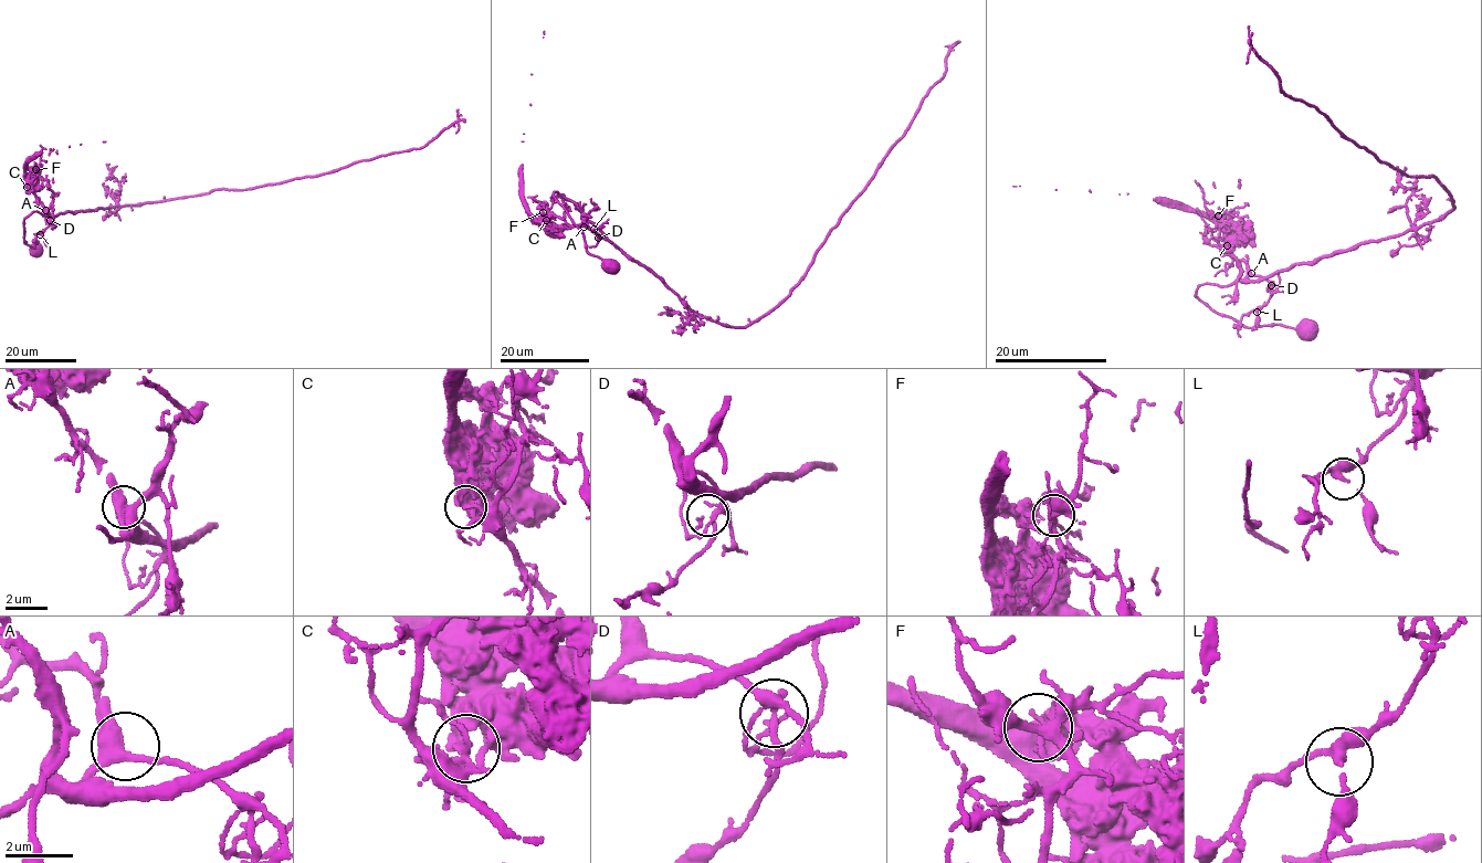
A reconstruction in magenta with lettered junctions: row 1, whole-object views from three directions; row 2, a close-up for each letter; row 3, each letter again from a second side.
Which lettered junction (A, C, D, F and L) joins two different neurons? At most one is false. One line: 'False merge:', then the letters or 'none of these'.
False merge: C

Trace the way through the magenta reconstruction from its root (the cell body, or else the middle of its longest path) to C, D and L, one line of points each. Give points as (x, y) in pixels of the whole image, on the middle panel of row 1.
C: (611, 269), (588, 251), (554, 195), (569, 199), (580, 223), (546, 220)
D: (611, 269), (588, 251), (584, 233), (554, 197), (555, 192), (576, 204), (584, 224), (598, 238)
L: (611, 269), (588, 251), (584, 233), (554, 197), (555, 192), (576, 204), (584, 224), (601, 237), (594, 229)

